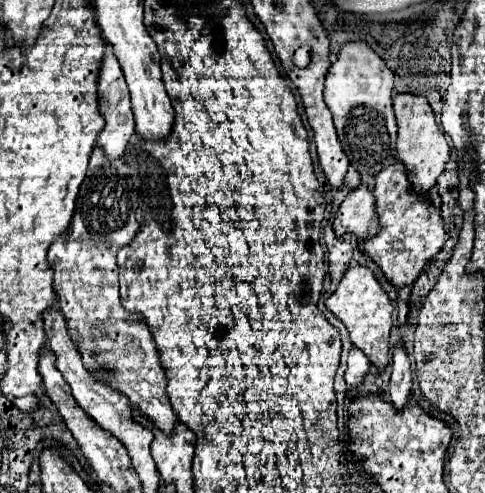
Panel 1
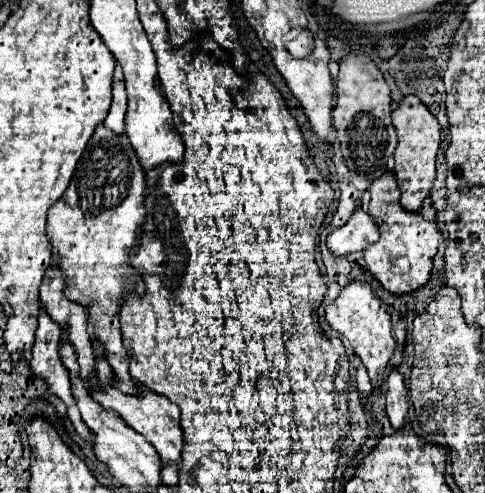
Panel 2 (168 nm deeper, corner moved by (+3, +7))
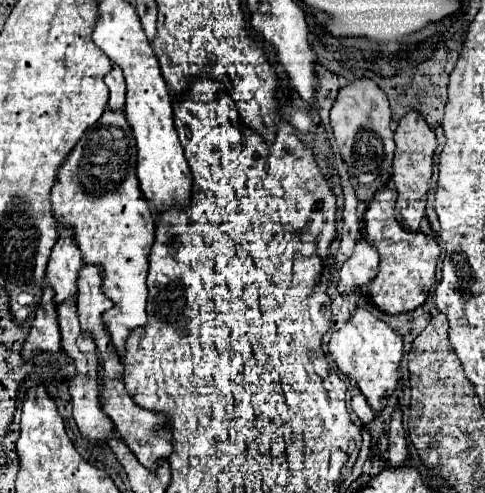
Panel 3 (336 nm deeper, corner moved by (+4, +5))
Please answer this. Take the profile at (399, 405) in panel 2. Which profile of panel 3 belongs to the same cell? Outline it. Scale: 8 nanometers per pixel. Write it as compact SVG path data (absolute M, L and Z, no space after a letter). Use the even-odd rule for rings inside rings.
M396 406L394 414L392 414L388 452L390 452L390 458L388 458L390 466L404 464L408 450L406 450L406 438L404 438L404 428L402 428L402 408L400 406Z

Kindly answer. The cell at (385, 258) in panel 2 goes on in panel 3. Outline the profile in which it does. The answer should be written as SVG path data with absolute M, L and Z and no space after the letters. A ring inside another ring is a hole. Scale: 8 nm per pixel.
M380 188L372 196L368 210L364 214L366 240L370 240L380 254L380 270L370 282L370 298L386 314L402 314L418 308L428 298L428 292L434 284L436 260L440 256L440 246L436 238L422 232L408 232L394 218L396 192L390 188Z

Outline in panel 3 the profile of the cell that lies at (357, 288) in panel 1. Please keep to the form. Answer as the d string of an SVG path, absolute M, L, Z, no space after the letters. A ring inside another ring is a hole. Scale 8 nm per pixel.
M356 306L352 316L346 320L344 328L336 330L330 338L330 356L334 358L334 362L338 364L338 368L350 376L358 388L362 390L362 394L368 398L368 404L372 406L374 412L382 410L382 398L392 396L394 388L396 388L396 368L400 366L400 358L402 358L402 338L382 320L378 320L374 314L370 314L366 308Z

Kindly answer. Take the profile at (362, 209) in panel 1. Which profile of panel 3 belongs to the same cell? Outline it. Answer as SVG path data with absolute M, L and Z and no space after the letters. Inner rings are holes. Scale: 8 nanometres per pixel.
M366 238L356 240L352 254L346 258L346 262L340 266L340 280L338 280L338 292L350 292L352 288L366 286L378 270L378 252L376 246L370 244Z

